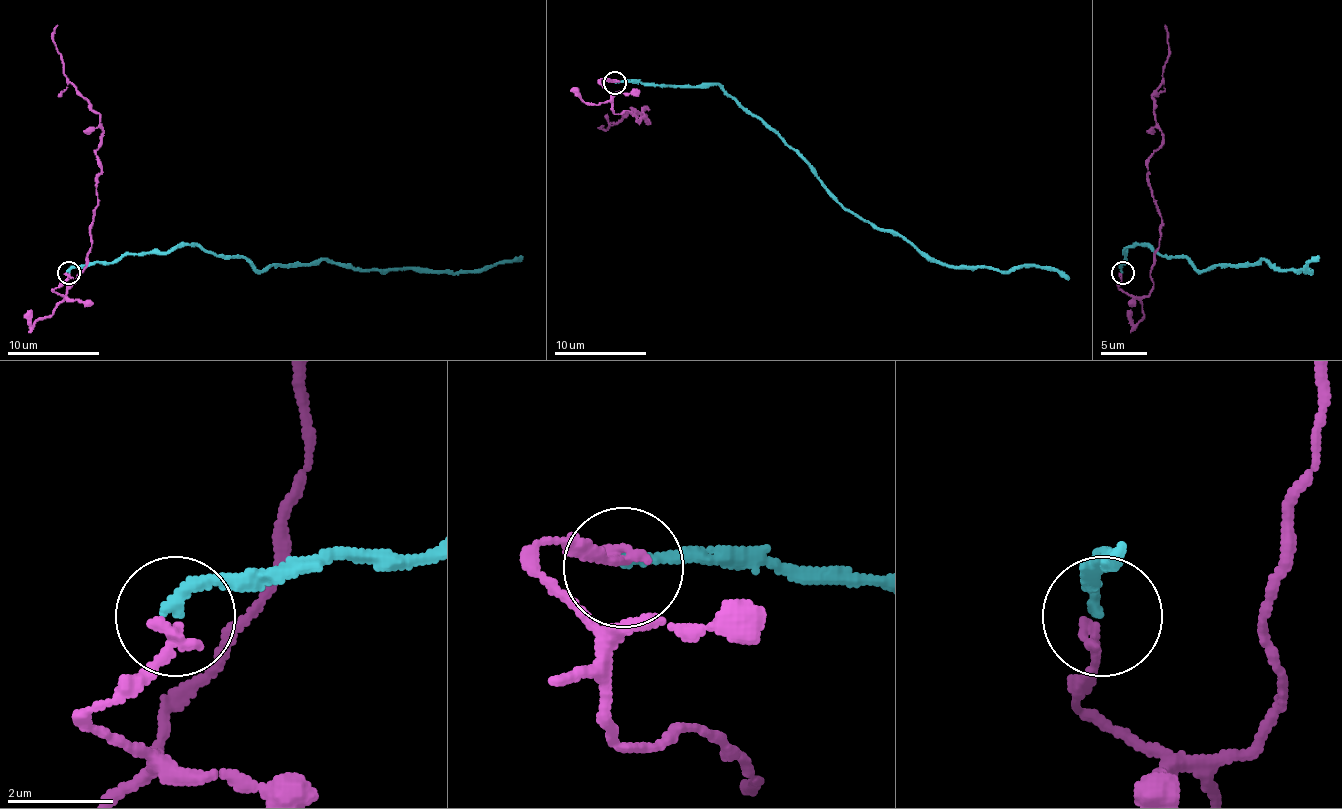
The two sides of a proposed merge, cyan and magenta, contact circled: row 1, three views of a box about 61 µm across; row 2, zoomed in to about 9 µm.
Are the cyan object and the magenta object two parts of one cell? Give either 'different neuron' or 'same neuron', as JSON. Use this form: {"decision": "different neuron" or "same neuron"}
{"decision": "different neuron"}

